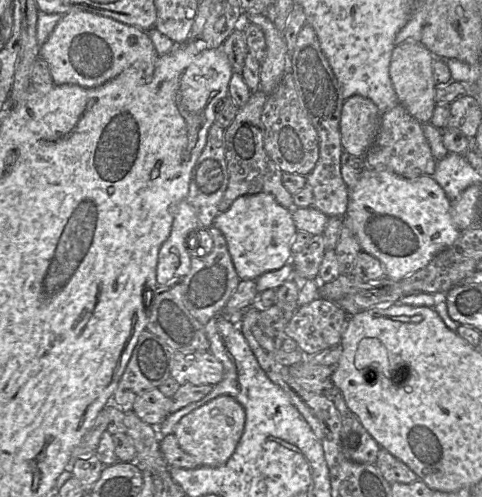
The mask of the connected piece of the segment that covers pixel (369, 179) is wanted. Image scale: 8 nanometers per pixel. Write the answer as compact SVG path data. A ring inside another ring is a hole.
M364 168L359 180L349 189L349 201L345 223L356 236L362 251L377 258L386 277L400 281L426 267L441 251L451 246L461 231L451 216L452 202L432 176L405 178L385 169Z

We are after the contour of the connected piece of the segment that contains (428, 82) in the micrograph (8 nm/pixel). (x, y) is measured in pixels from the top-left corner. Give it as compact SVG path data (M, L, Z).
M407 39L395 45L389 67L389 76L400 104L420 123L430 122L435 106L434 55L420 42Z

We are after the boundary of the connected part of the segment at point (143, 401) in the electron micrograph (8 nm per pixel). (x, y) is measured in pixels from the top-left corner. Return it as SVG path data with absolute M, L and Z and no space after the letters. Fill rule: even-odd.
M153 388L137 396L133 412L143 422L158 427L169 415L169 406L169 397L164 396L158 388Z

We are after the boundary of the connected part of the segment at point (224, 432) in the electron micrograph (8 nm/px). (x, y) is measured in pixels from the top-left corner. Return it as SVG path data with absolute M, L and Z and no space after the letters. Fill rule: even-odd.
M221 395L183 416L174 426L180 448L193 456L199 466L219 467L234 453L245 427L245 410L234 398Z

